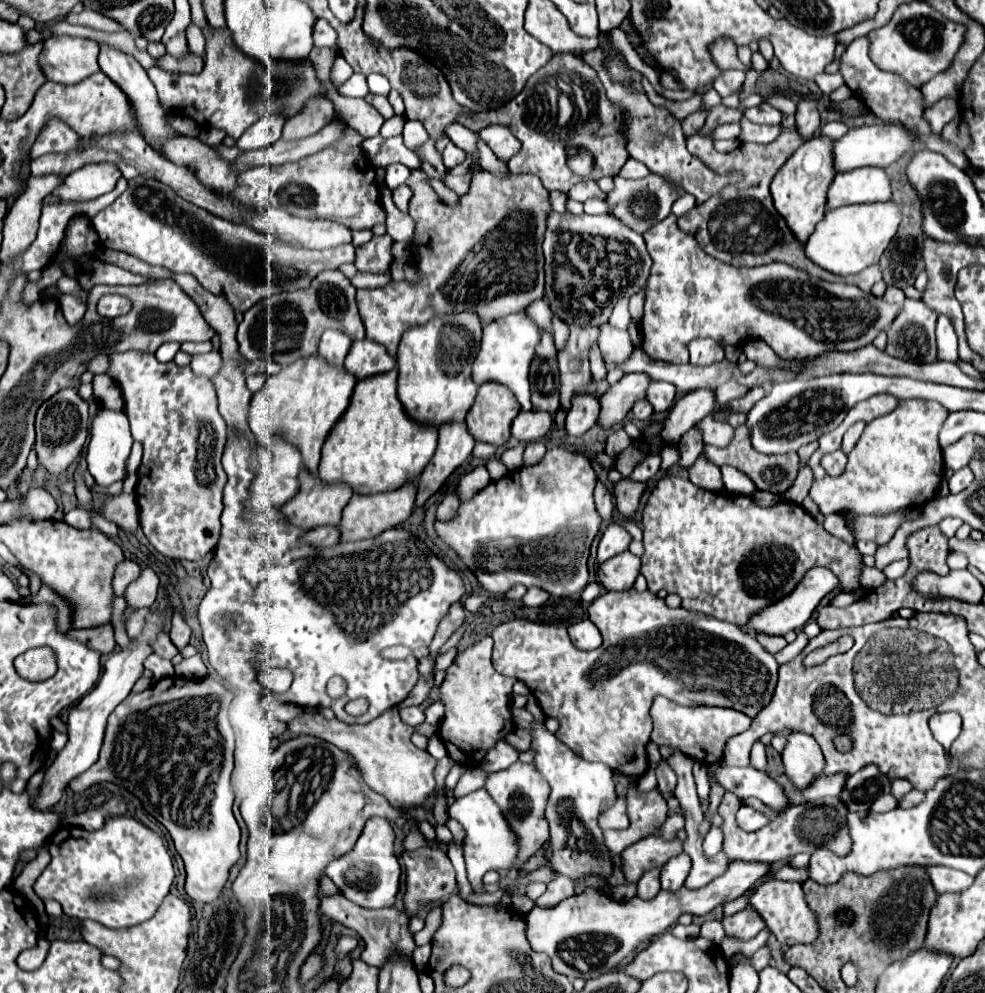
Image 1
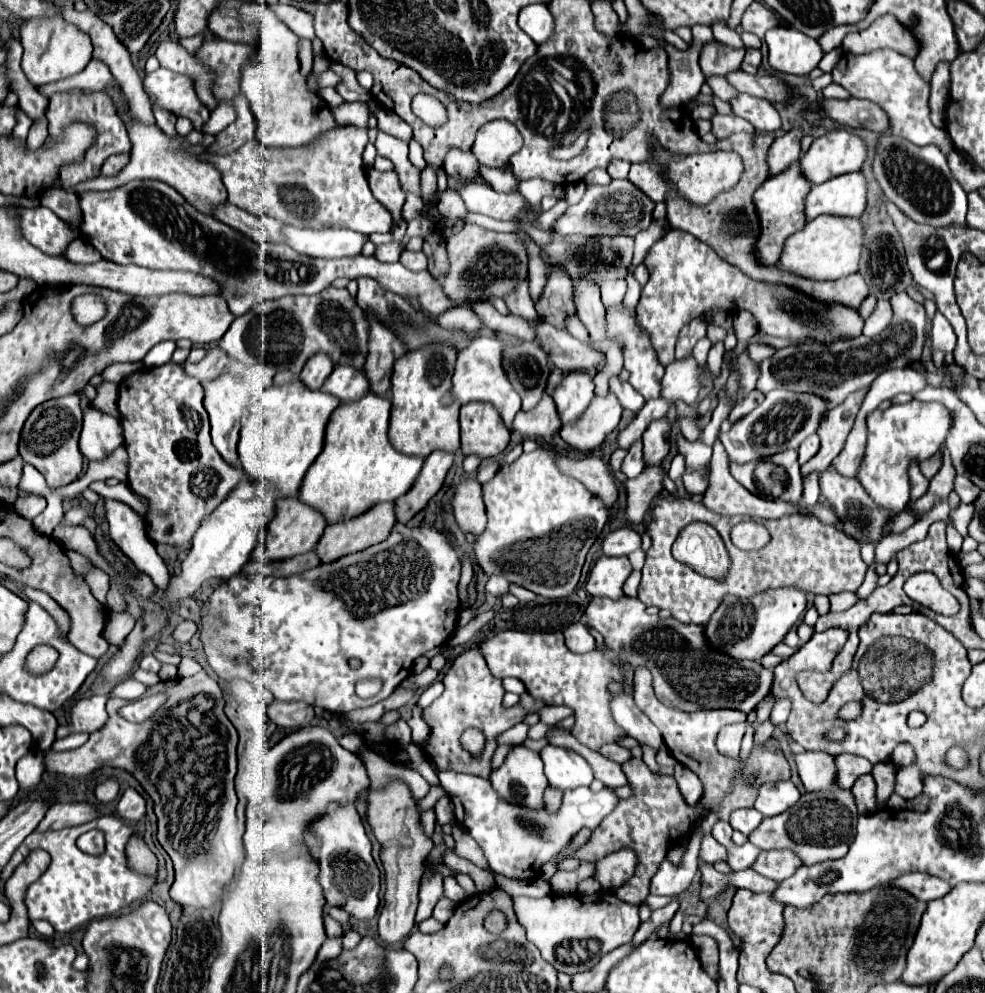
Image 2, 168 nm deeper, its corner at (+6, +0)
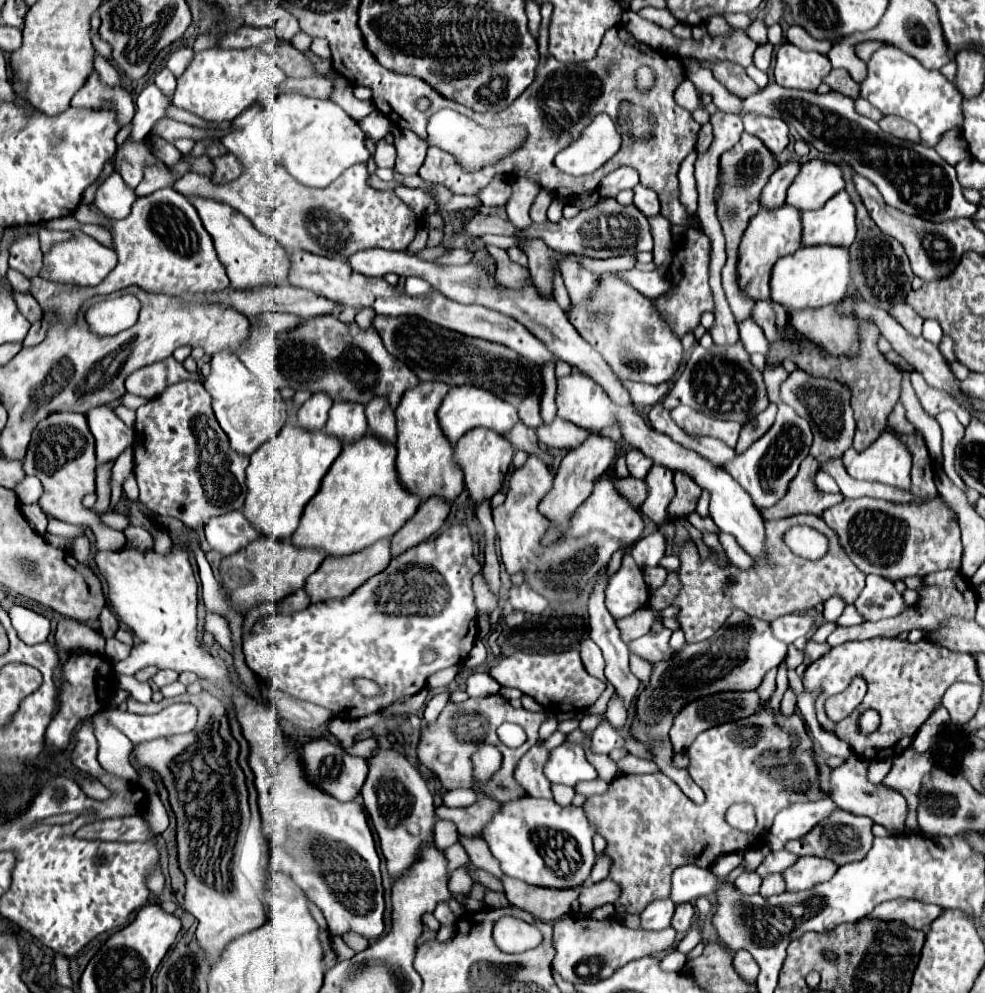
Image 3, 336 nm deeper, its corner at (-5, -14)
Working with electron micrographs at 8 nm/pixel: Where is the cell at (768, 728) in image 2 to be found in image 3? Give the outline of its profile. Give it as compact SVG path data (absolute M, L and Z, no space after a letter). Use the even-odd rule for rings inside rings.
M788 684L786 692L784 692L784 696L782 696L780 710L782 710L782 714L786 714L786 716L790 716L790 714L796 710L796 692L794 692L794 688L792 688L790 684Z

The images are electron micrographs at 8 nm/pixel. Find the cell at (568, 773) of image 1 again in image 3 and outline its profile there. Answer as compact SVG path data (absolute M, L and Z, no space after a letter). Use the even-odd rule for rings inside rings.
M564 742L558 748L552 748L544 774L550 782L568 786L574 786L580 780L594 780L598 776L596 768L584 756L584 746L576 742Z

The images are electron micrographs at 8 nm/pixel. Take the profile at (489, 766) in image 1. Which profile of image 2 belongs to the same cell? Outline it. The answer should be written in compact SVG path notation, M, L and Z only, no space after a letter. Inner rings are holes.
M515 724L513 728L509 728L507 732L503 732L501 736L497 736L497 746L519 746L527 740L527 724Z

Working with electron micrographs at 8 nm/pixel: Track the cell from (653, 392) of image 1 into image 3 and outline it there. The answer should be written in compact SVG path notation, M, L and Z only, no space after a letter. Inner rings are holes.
M612 272L600 276L588 302L580 306L570 304L568 320L620 378L658 386L670 382L682 364L682 342L672 330L668 330L668 326L664 326L664 318L656 314L652 300L636 292Z

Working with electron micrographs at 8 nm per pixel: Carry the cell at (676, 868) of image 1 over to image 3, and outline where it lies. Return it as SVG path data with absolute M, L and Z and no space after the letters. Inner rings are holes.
M670 898L656 900L644 908L640 914L640 930L664 930L670 926L670 918L674 914L674 904Z

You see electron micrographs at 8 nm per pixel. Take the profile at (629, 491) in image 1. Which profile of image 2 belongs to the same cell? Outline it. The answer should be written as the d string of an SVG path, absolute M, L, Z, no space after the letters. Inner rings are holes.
M647 466L641 476L625 482L627 490L627 510L625 516L631 524L639 524L651 506L651 500L661 494L661 470L657 466Z

